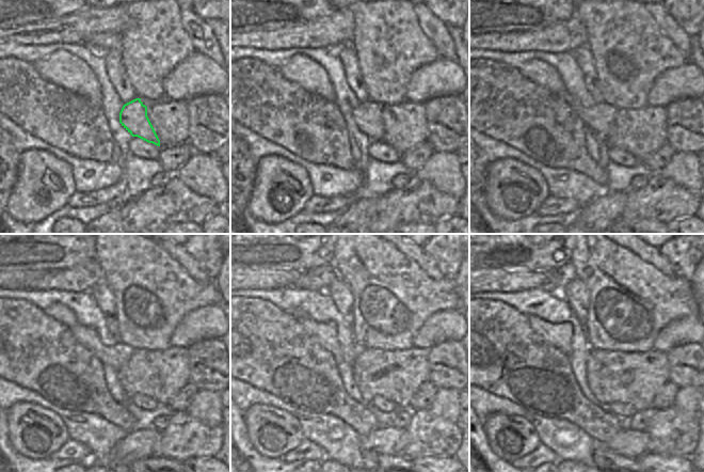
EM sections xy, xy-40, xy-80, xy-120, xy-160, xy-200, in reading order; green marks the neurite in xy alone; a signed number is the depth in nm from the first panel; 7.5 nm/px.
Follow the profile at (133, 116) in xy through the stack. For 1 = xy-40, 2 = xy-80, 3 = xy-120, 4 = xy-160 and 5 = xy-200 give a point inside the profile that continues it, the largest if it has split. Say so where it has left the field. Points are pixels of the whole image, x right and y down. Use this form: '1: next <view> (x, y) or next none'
1: next xy-40 (367, 115)
2: next xy-80 (600, 118)
3: next xy-120 (117, 356)
4: next xy-160 (325, 333)
5: next xy-200 (559, 335)

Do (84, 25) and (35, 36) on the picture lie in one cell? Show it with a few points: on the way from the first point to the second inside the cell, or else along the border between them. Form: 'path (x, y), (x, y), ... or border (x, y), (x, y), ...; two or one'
path (73, 28), (47, 33); one

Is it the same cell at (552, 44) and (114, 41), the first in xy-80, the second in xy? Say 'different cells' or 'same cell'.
different cells

